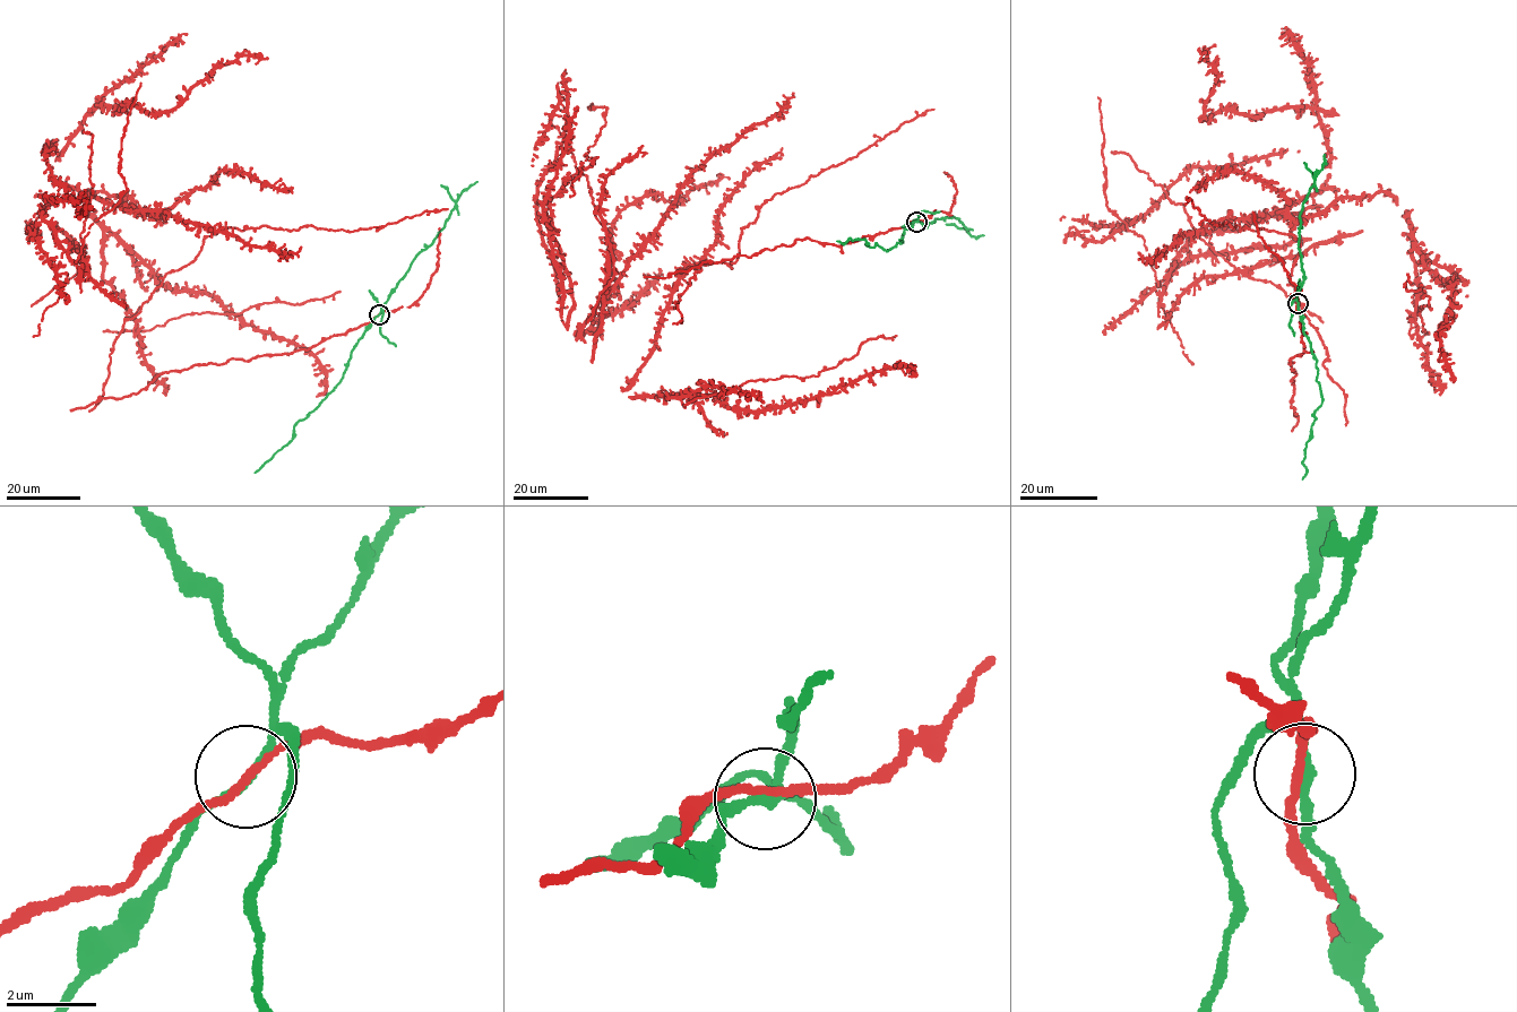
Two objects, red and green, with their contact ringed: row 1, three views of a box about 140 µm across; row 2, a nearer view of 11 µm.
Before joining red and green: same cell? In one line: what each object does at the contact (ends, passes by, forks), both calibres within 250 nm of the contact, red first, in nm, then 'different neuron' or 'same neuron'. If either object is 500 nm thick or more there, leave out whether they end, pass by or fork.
red passes by; green passes by; calibres 160 and 180 nm; different neuron

